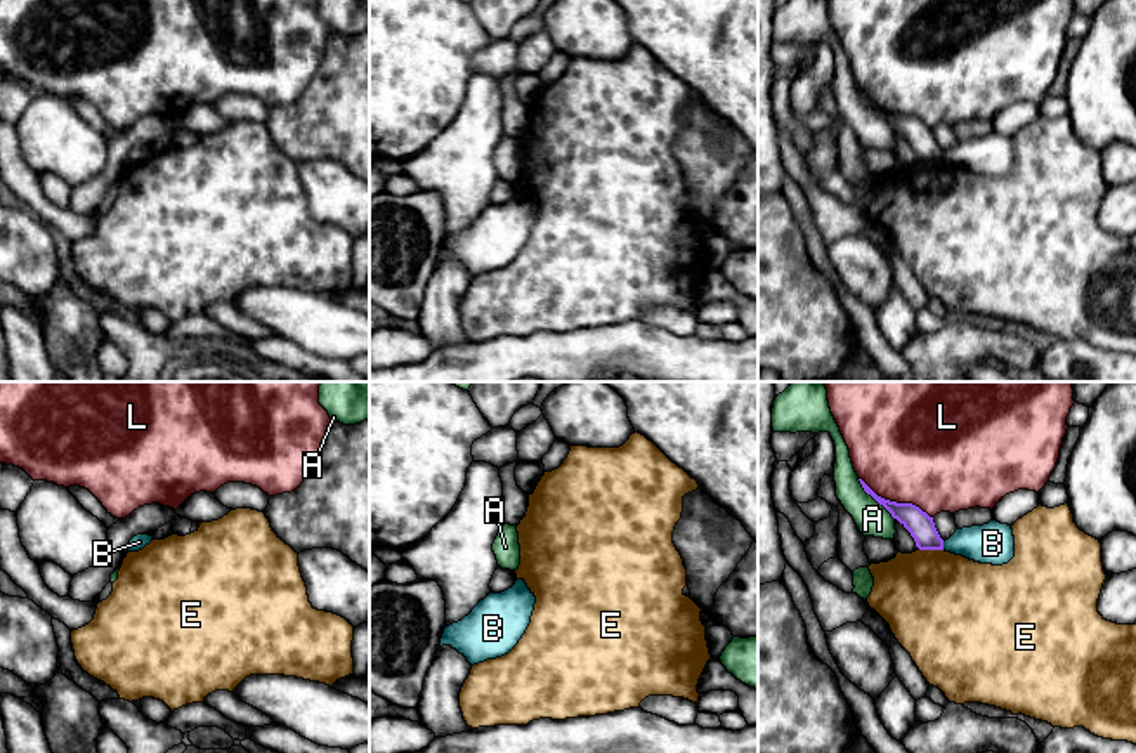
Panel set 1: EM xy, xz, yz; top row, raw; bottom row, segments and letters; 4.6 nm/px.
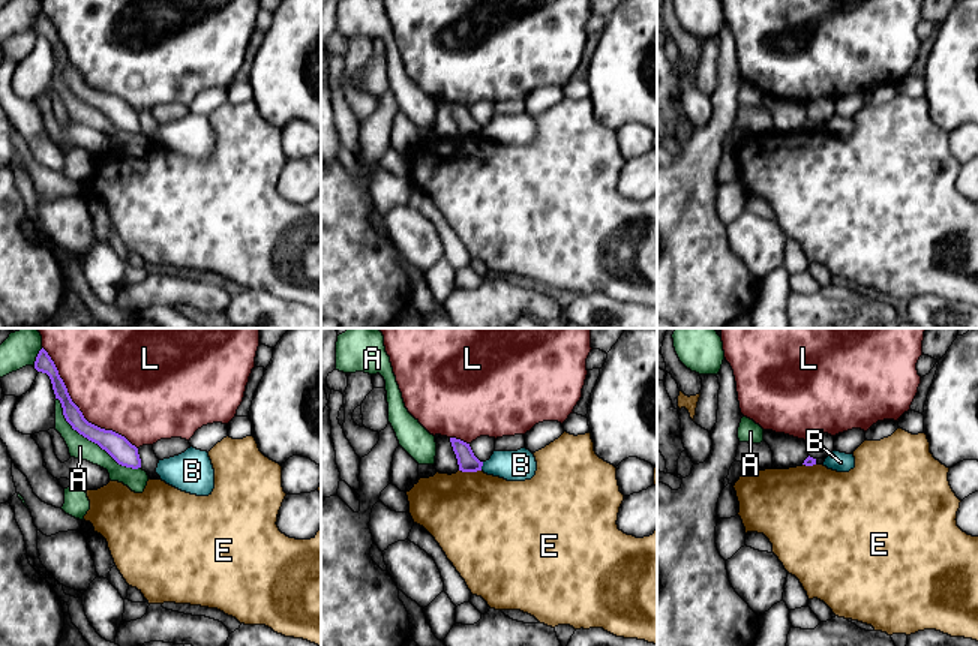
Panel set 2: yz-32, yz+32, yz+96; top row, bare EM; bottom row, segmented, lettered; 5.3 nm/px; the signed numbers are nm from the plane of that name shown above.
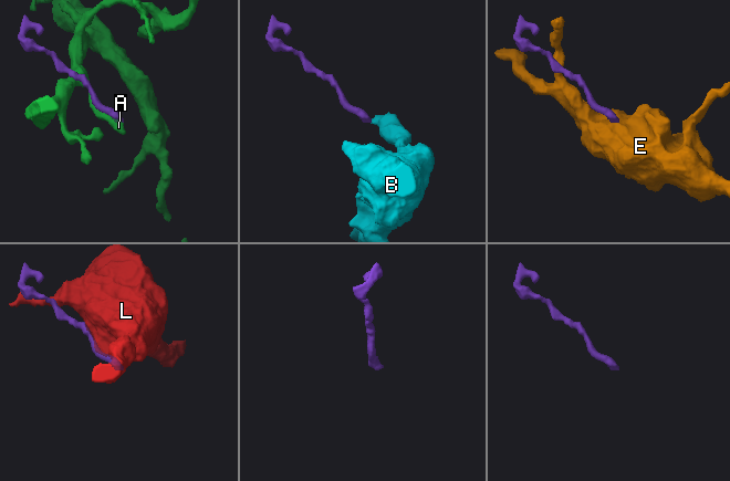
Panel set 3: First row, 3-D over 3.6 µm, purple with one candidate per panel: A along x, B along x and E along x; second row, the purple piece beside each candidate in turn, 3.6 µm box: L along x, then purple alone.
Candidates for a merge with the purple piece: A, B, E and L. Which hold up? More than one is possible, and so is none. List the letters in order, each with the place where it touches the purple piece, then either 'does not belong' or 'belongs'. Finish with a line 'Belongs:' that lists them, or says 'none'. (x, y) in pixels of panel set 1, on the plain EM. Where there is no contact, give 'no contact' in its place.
A: contact yz (874, 110); does not belong
B: contact yz (942, 157); does not belong
E: contact yz (932, 160); does not belong
L: contact yz (895, 113); does not belong
Belongs: none

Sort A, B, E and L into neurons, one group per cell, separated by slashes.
A / B / E / L

